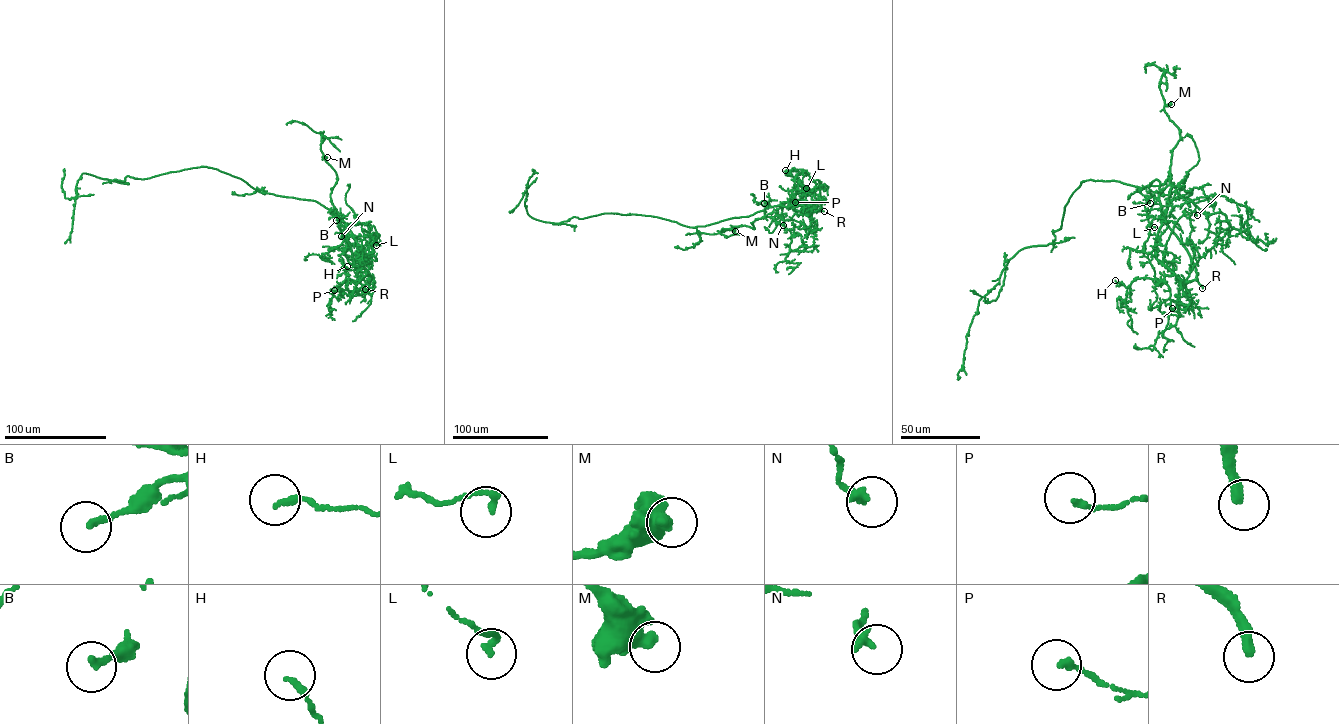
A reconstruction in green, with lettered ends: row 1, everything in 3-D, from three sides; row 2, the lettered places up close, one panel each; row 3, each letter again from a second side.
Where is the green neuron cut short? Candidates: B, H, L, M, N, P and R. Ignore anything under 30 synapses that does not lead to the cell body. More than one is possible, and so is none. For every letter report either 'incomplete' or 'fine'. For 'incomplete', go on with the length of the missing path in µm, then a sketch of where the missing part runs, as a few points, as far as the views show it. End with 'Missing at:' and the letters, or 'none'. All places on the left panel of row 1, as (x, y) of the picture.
B: fine
H: fine
L: fine
M: fine
N: fine
P: fine
R: incomplete; about 40 µm are missing; missing branch runs (365, 289), (373, 293), (382, 285), (384, 287)
Missing at: R

